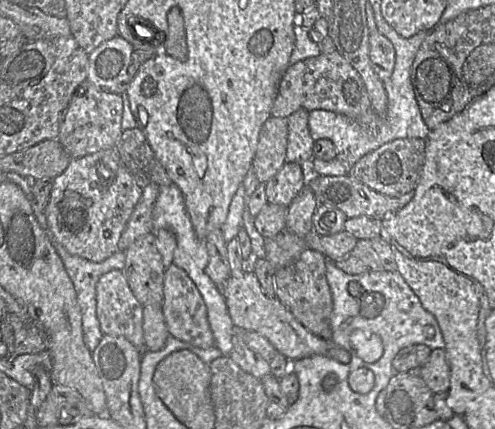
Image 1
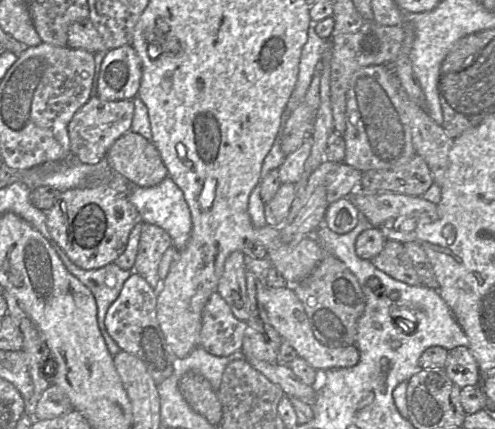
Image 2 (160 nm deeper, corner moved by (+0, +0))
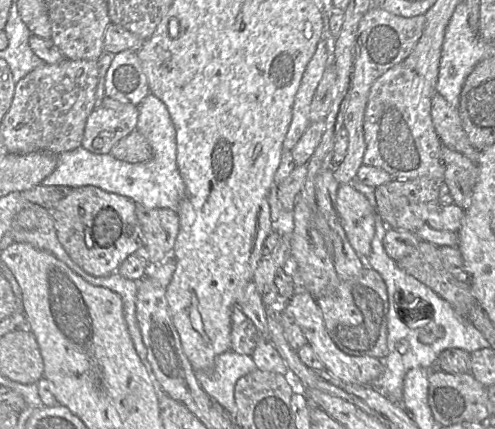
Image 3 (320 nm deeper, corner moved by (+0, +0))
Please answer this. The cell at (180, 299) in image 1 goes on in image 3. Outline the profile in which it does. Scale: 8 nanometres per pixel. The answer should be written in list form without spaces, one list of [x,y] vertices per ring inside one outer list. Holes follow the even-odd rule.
[[[237,307],[231,311],[230,350],[245,355],[252,355],[257,344],[264,339],[253,322]]]

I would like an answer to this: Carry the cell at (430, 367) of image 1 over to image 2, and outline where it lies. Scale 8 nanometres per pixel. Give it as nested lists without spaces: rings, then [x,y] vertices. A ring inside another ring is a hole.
[[[459,346],[450,350],[444,370],[448,377],[461,389],[478,384],[478,363],[468,347]]]

